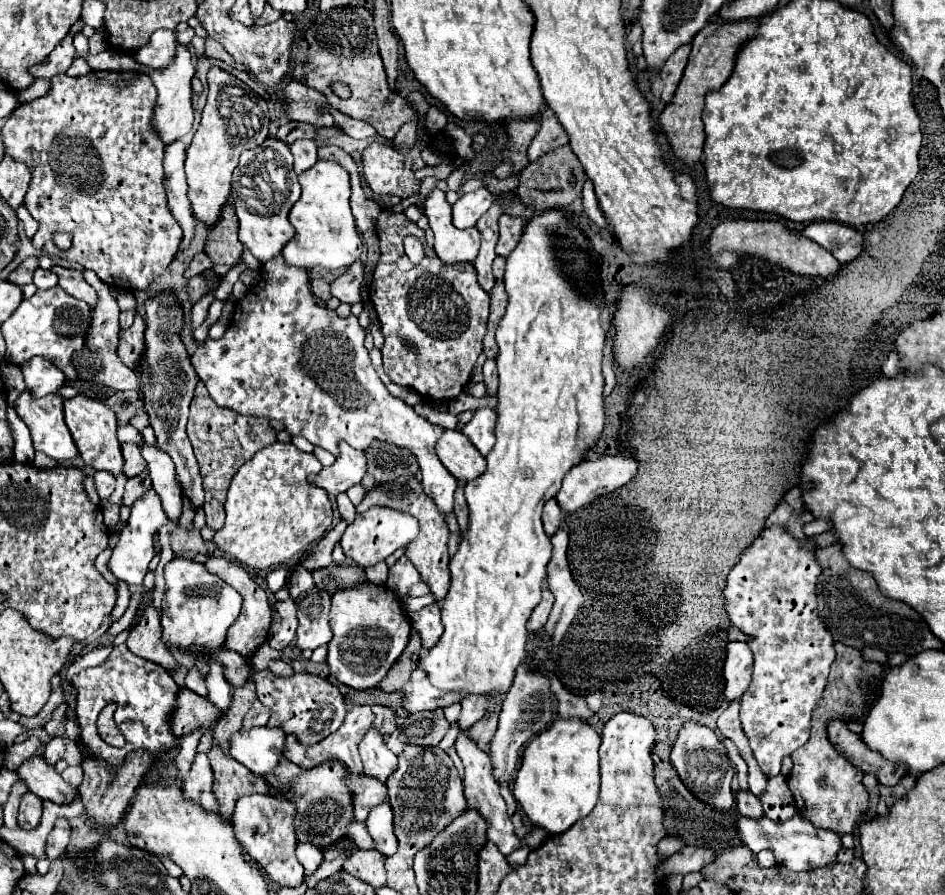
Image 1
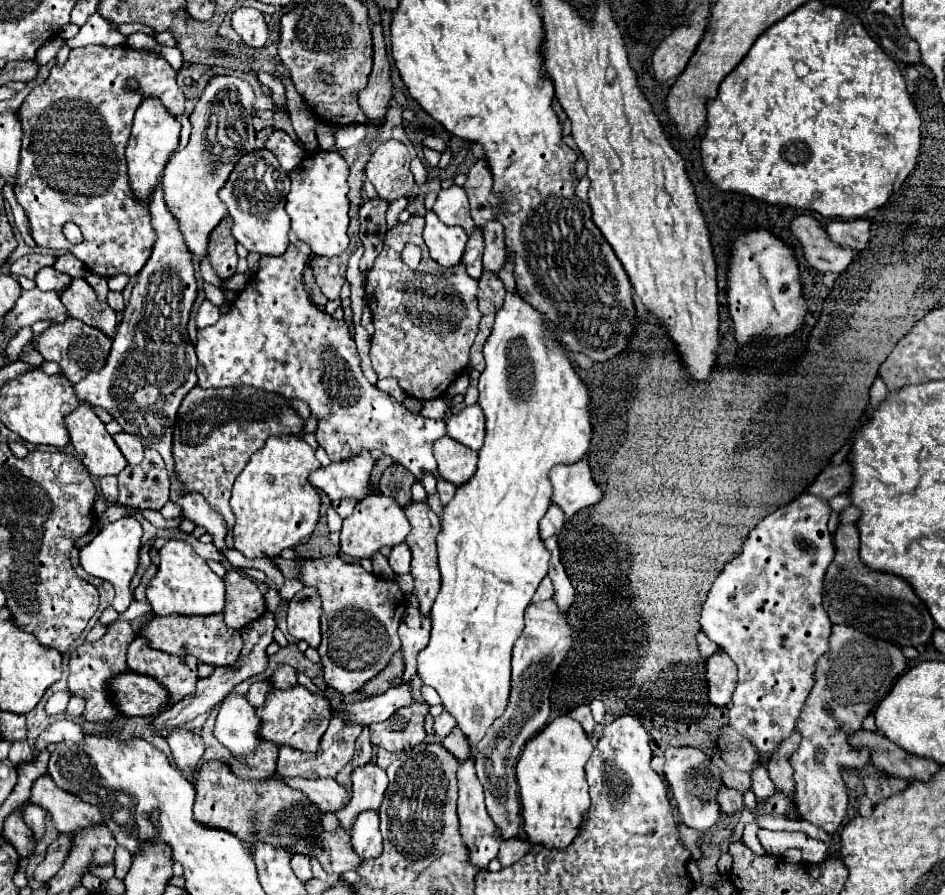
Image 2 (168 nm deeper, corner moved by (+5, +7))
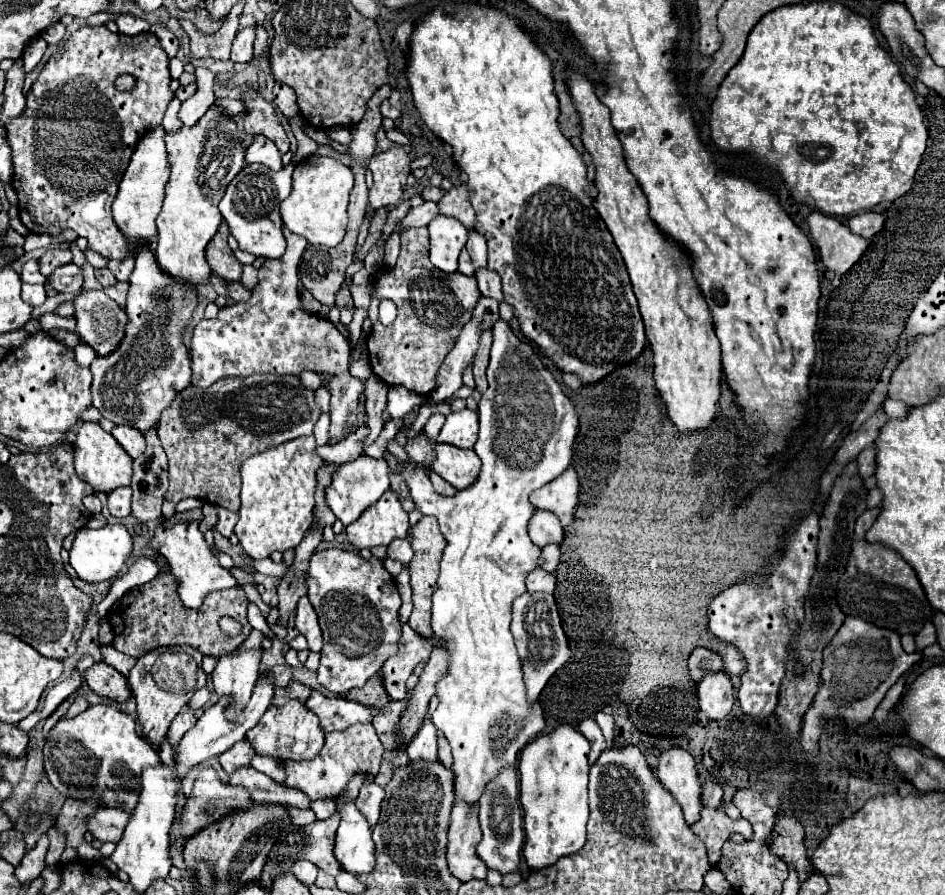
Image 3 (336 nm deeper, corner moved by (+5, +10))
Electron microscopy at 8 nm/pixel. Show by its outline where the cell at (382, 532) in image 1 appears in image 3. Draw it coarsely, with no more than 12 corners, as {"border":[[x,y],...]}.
{"border":[[385,491],[345,529],[357,549],[405,539],[409,519],[397,493]]}

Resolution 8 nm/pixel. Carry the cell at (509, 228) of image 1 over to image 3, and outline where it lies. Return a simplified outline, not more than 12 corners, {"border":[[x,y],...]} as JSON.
{"border":[[489,269],[475,273],[483,297],[503,301],[501,279]]}

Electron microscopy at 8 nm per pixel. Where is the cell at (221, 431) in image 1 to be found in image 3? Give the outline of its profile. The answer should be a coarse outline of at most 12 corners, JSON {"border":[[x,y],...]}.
{"border":[[297,375],[189,385],[157,427],[163,517],[241,505],[255,453],[311,435]]}

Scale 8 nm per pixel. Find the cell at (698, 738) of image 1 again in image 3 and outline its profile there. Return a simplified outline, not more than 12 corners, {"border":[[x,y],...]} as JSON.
{"border":[[683,749],[659,757],[657,777],[681,805],[687,825],[701,811],[693,757]]}

